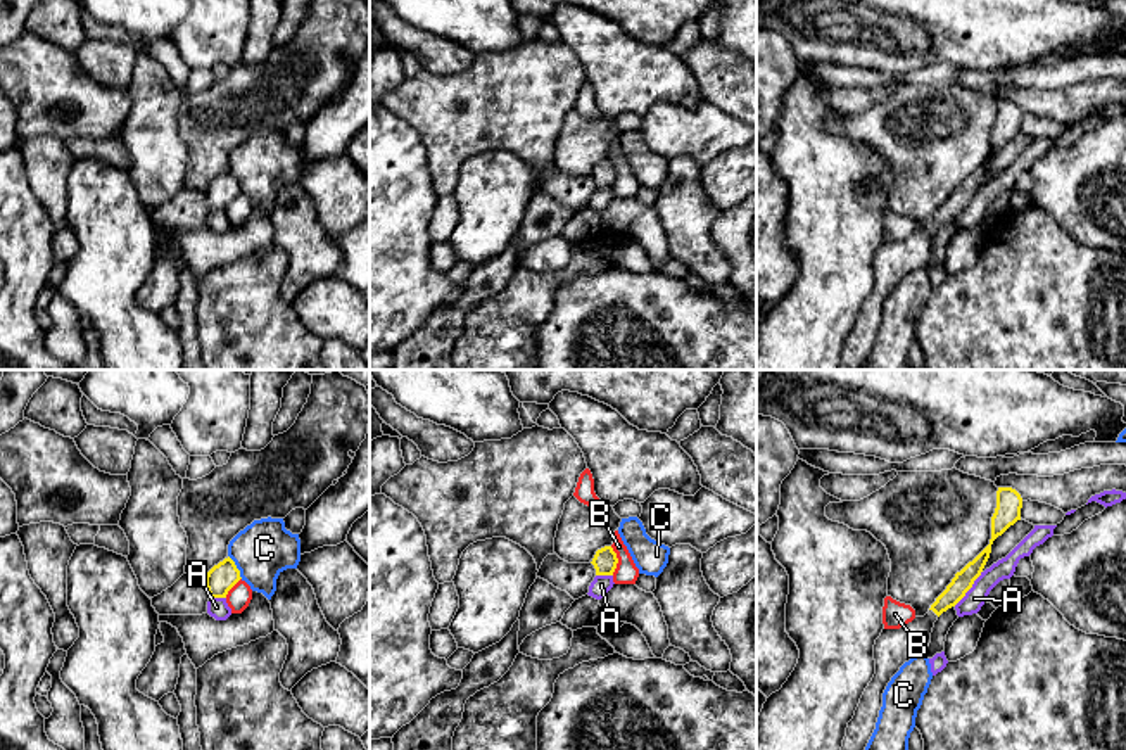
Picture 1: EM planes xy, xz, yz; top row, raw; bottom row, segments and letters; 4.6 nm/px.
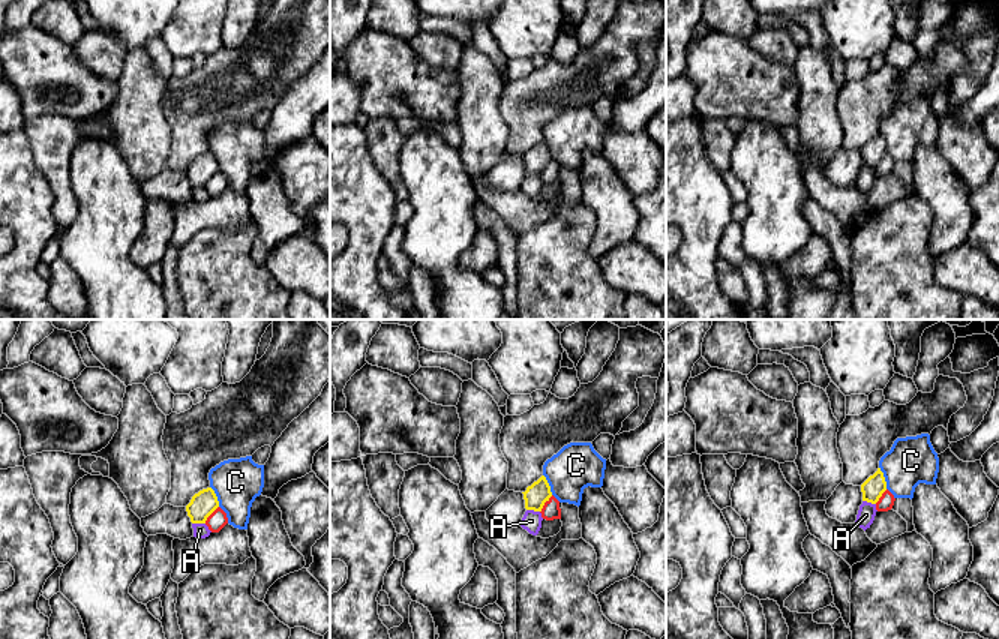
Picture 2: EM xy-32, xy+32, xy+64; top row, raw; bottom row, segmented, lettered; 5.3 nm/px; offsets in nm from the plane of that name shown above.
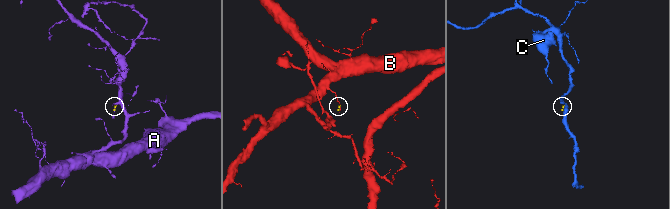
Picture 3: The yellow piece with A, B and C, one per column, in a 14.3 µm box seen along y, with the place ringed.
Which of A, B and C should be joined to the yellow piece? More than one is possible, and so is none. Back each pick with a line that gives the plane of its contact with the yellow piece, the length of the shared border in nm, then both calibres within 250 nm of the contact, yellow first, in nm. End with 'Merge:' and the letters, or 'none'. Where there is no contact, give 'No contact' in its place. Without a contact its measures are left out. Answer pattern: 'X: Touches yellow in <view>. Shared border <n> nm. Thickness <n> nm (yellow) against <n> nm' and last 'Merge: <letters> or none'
Merge: none

